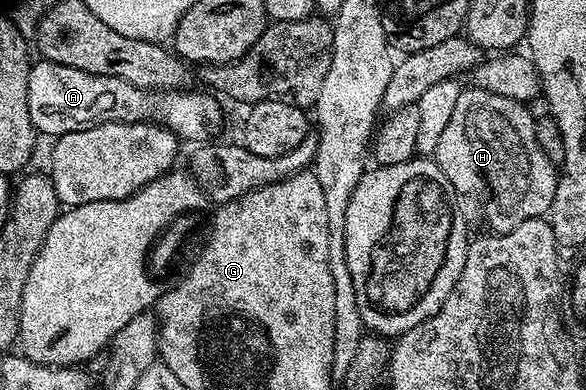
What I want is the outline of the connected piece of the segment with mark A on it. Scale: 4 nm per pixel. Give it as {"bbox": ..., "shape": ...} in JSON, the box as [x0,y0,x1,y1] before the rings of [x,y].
{"bbox":[29,60,223,144],"shape":[[[39,60],[29,72],[29,120],[33,120],[40,135],[51,134],[50,136],[93,128],[106,122],[154,122],[172,130],[180,140],[188,138],[194,144],[203,144],[214,139],[211,137],[222,128],[223,110],[219,107],[220,99],[214,93],[191,89],[142,90],[129,84],[129,80],[117,80],[117,76],[97,76],[81,72],[81,68],[69,68],[65,64]]]}

